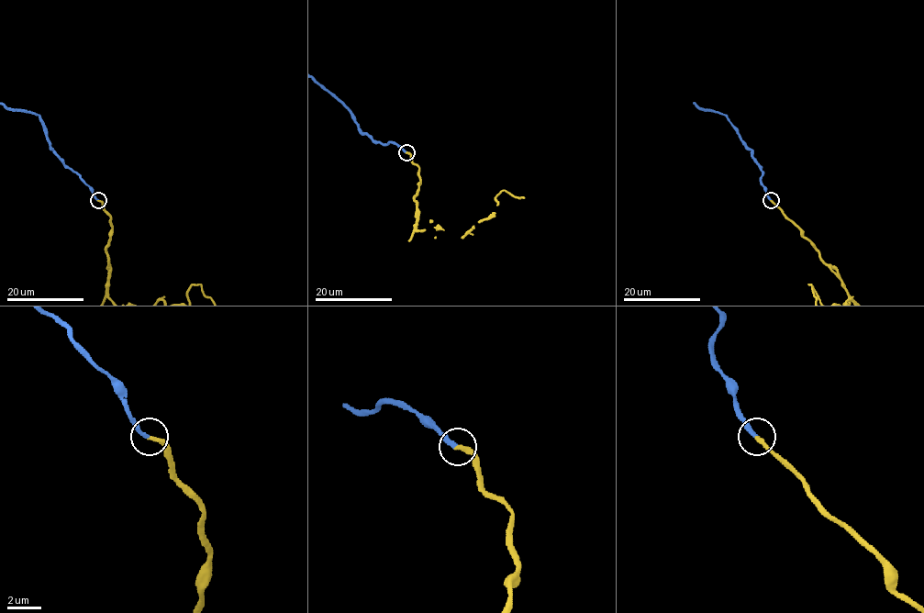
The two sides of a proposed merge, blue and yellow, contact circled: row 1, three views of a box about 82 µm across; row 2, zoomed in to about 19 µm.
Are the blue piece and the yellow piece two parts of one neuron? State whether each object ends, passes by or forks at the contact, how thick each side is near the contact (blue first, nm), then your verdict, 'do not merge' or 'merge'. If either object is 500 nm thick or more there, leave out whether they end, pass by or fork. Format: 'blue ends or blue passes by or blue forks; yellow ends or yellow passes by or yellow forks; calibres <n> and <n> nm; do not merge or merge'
blue ends; yellow ends; calibres 240 and 280 nm; merge

